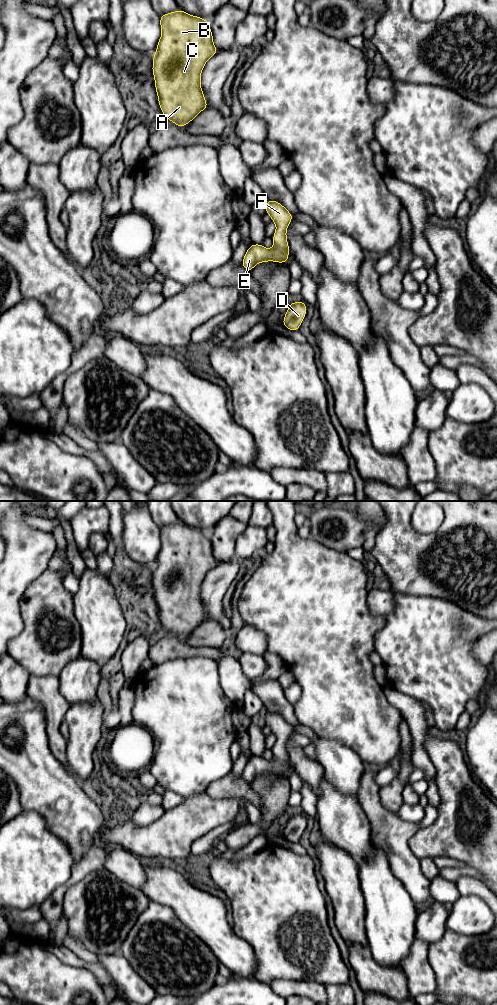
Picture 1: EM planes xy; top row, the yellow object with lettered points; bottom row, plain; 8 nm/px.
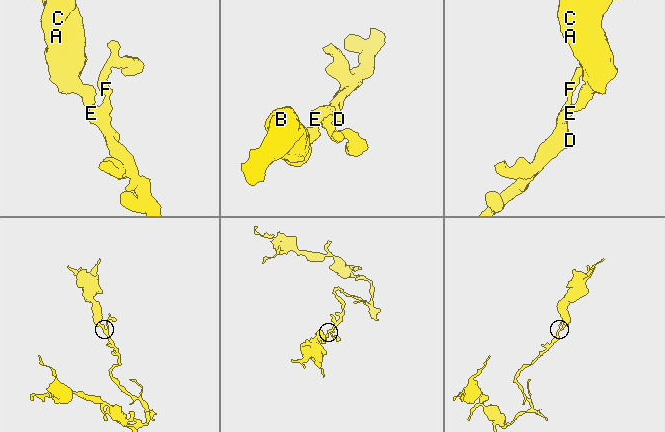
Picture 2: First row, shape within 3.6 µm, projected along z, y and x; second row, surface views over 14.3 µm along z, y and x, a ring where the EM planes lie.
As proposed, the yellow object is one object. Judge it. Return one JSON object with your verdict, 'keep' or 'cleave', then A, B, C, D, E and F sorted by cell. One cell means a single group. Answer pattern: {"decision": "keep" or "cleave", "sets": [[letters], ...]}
{"decision": "keep", "sets": [["A", "B", "C", "D", "E", "F"]]}

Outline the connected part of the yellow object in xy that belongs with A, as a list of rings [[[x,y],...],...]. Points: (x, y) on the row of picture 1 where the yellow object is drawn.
[[[183,10],[160,16],[161,37],[153,55],[152,73],[161,112],[181,129],[208,108],[201,88],[201,72],[218,49],[213,43],[209,21]]]

